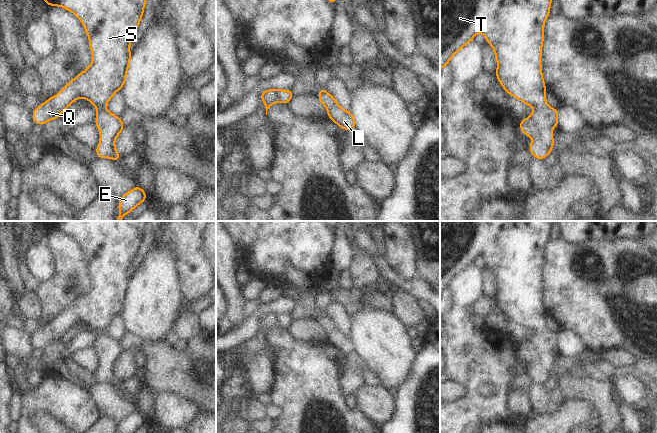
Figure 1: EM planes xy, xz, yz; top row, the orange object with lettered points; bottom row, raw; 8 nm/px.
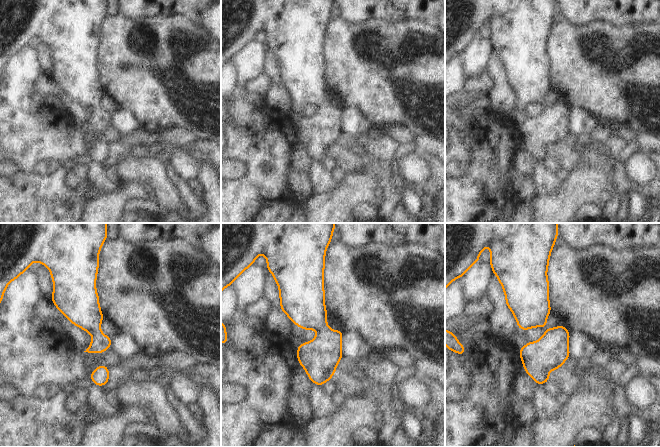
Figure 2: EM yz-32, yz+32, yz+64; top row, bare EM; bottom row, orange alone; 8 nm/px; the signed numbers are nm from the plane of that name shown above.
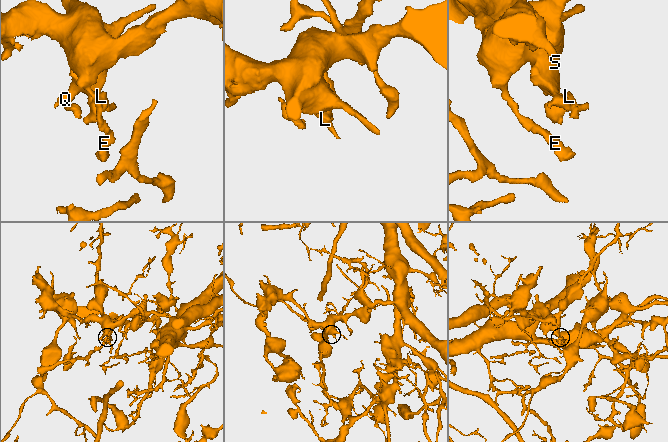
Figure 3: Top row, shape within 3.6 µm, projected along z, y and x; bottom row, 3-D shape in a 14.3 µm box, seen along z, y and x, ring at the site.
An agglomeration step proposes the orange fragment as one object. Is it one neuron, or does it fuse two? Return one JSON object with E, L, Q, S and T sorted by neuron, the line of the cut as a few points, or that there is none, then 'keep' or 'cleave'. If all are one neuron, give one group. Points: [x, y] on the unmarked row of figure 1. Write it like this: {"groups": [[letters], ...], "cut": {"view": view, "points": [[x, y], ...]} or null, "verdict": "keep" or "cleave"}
{"groups": [["E", "L", "Q", "S", "T"]], "cut": null, "verdict": "keep"}

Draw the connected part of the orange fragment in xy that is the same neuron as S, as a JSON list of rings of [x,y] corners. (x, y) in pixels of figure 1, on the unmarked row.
[[[42,221],[49,230],[61,230],[74,237],[84,249],[89,261],[89,270],[92,275],[92,288],[83,296],[79,297],[71,306],[64,310],[60,316],[49,321],[32,335],[35,348],[45,349],[51,343],[57,343],[63,335],[78,322],[90,325],[97,333],[95,348],[100,355],[100,366],[97,370],[96,378],[99,382],[111,382],[114,385],[122,383],[115,372],[115,363],[125,351],[119,340],[110,337],[104,330],[111,324],[112,320],[124,311],[126,298],[130,289],[130,266],[136,256],[144,237],[144,230],[147,221]]]

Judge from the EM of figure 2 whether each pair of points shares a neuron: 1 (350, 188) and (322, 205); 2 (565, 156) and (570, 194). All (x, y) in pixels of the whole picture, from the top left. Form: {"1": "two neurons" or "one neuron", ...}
{"1": "one neuron", "2": "two neurons"}

